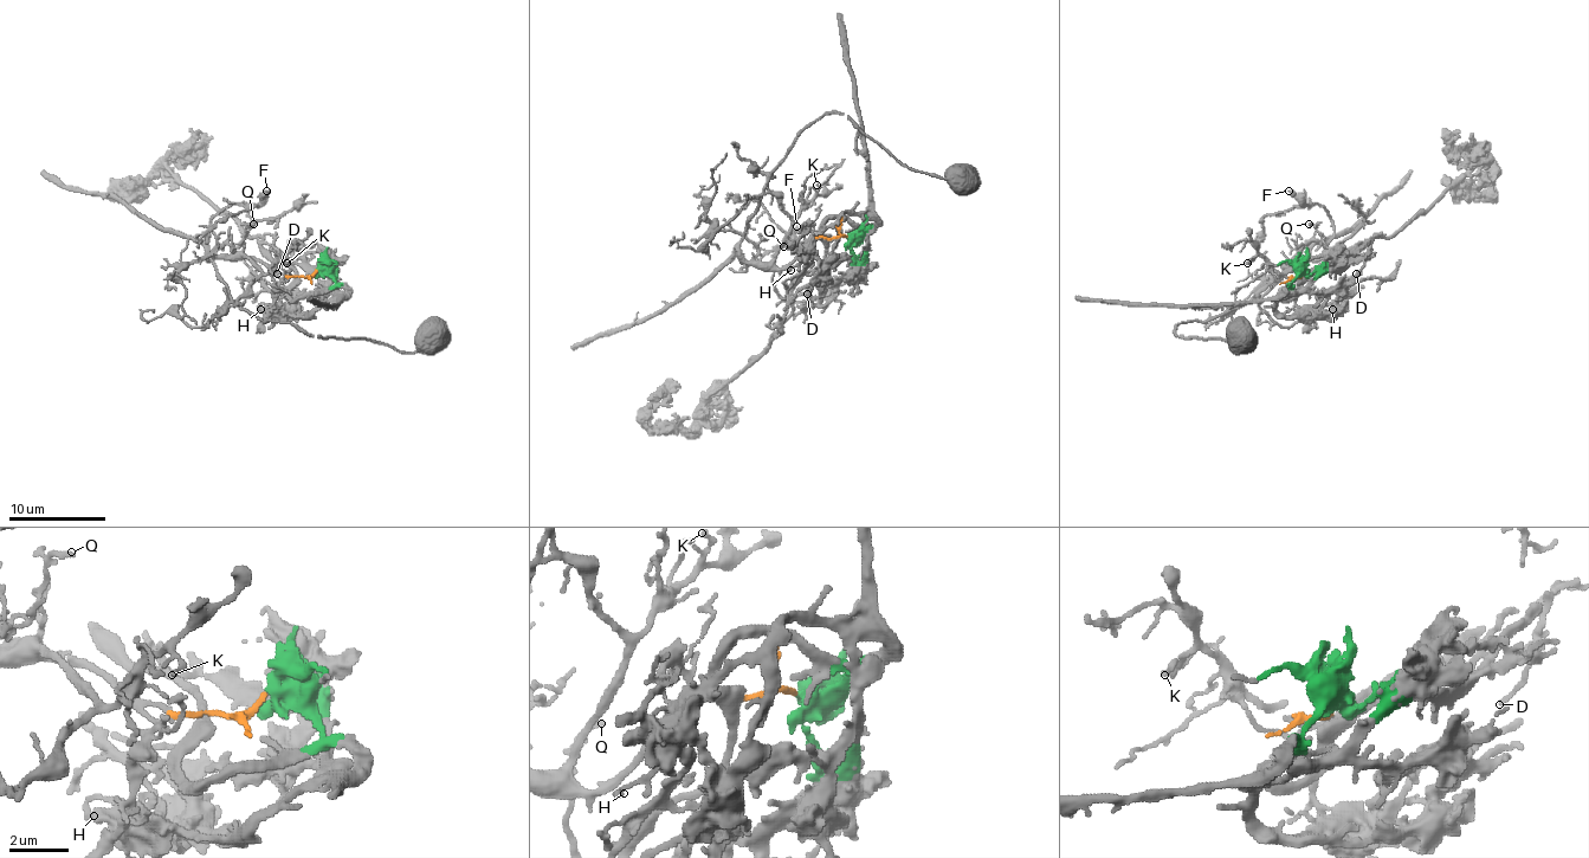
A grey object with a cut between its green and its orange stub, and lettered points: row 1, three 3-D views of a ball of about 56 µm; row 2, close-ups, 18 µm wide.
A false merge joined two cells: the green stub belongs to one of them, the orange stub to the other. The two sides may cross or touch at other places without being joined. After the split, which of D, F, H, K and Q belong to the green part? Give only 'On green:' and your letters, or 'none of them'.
On green: D, H

